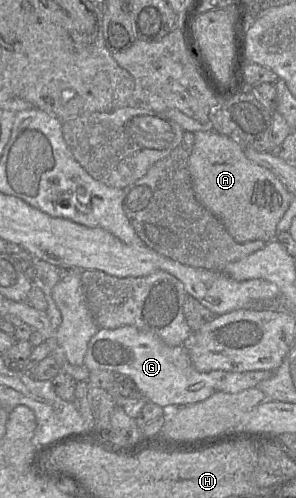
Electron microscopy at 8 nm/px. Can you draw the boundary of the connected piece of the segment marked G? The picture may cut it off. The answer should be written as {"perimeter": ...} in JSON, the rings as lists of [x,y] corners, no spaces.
{"perimeter":[[[134,326],[100,328],[88,343],[84,365],[89,371],[108,370],[129,377],[146,402],[162,408],[168,405],[192,405],[204,401],[215,392],[239,393],[256,387],[259,382],[274,374],[273,371],[265,370],[241,373],[222,370],[199,372],[193,367],[185,345],[170,347],[154,334]]]}

